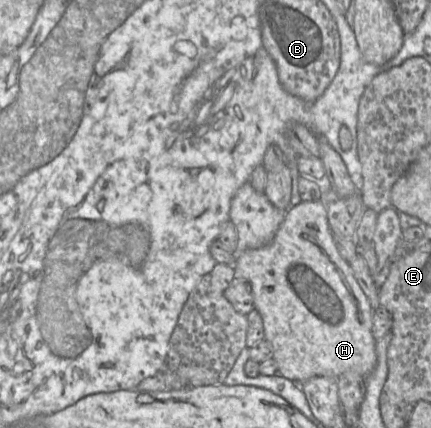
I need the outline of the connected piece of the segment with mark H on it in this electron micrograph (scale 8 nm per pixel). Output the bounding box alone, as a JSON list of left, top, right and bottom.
[234,200,377,385]

